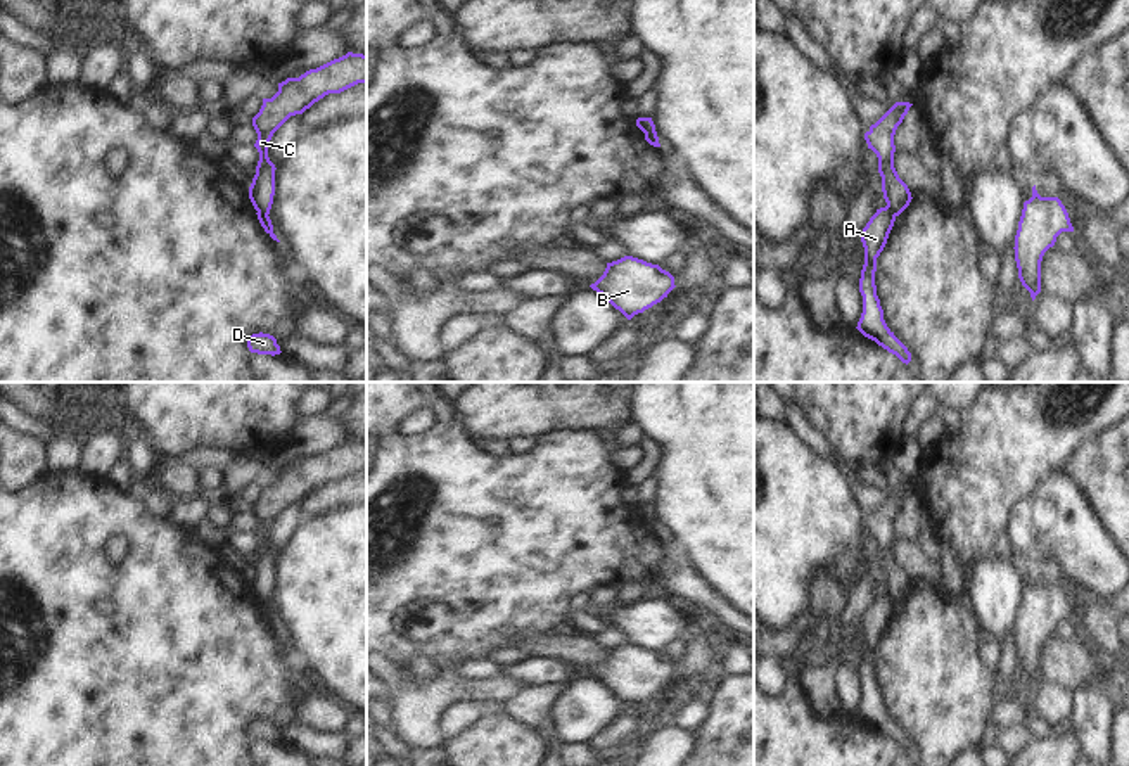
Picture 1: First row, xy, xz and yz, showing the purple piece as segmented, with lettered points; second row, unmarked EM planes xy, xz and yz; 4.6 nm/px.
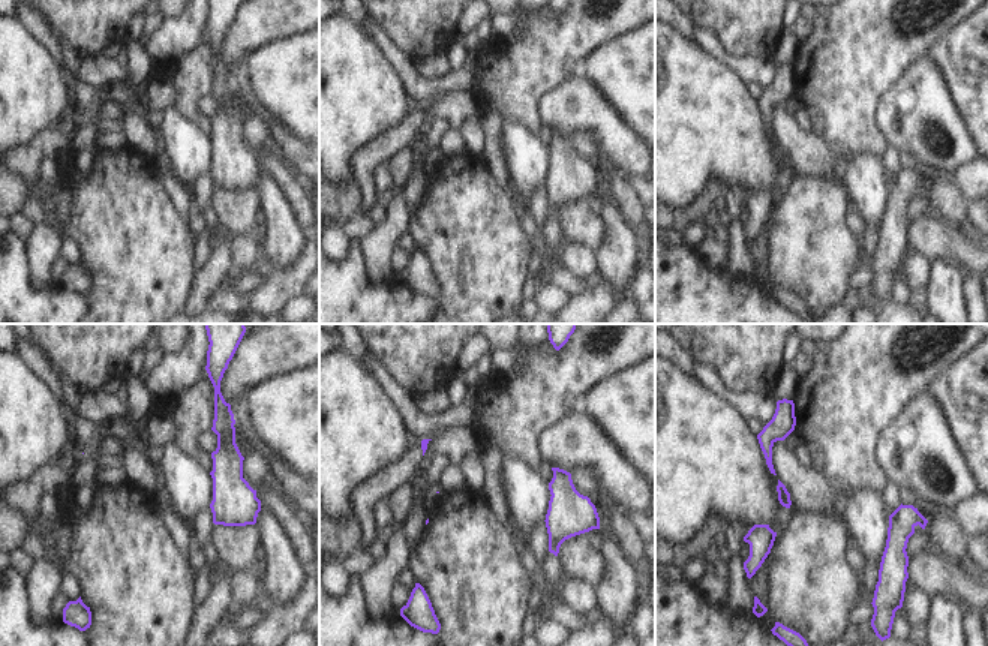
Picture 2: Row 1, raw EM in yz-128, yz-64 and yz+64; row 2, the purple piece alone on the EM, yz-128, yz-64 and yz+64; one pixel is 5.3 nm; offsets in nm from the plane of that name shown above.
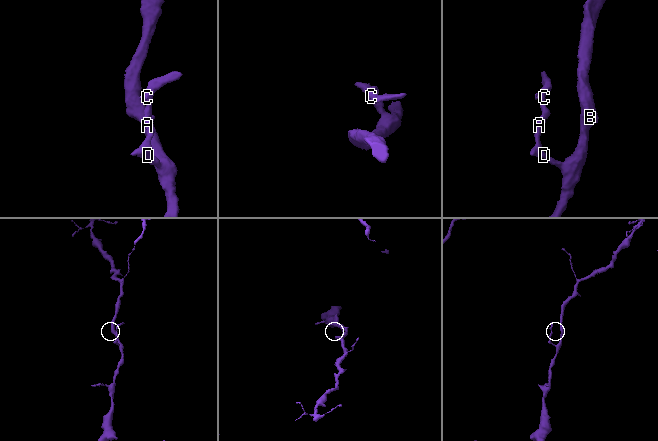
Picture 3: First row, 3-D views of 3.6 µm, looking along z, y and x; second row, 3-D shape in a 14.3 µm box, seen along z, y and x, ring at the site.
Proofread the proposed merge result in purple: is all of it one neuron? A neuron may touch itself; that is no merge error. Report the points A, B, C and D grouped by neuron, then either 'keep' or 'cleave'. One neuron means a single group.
A B D / C; cleave

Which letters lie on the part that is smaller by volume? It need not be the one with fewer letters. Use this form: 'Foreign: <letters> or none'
Foreign: C

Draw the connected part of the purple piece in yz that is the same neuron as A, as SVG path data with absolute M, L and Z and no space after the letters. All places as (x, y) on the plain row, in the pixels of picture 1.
M880 595L859 621L864 635L864 652L859 666L863 700L856 716L908 752L911 740L887 714L875 673L877 645L887 631L894 609L896 603L887 595Z

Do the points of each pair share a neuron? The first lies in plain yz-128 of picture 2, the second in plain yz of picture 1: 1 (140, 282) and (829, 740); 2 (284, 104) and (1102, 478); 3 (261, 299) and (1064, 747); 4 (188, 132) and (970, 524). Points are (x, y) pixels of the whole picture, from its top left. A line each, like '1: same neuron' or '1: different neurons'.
1: different neurons
2: same neuron
3: same neuron
4: different neurons

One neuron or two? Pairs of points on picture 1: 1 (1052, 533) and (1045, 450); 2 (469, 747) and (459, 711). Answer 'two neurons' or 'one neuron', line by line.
1: two neurons
2: two neurons

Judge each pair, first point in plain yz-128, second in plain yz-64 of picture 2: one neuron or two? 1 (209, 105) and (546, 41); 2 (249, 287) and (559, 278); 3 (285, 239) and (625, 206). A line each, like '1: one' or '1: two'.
1: two
2: one
3: two

